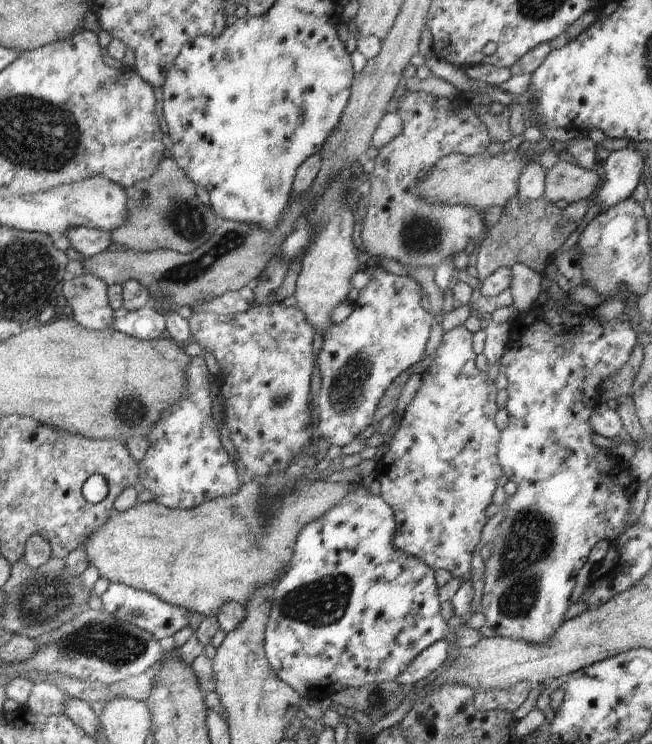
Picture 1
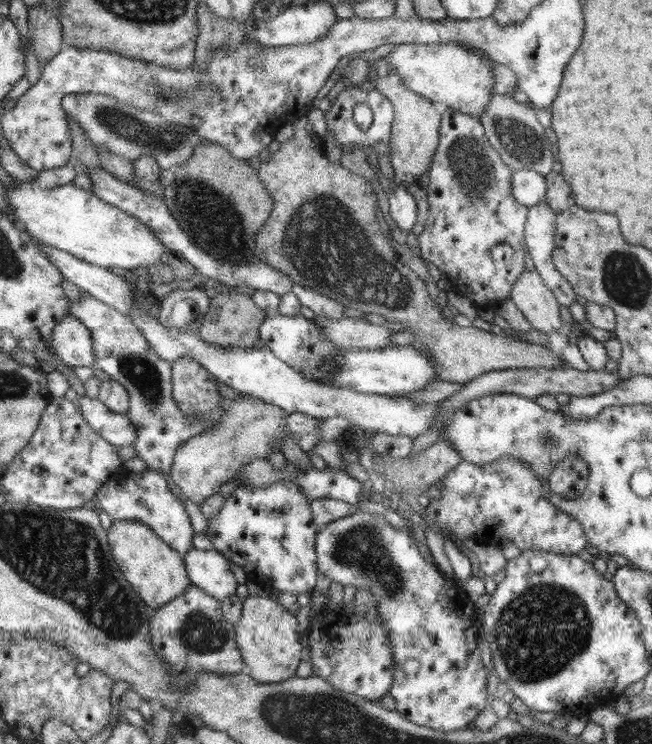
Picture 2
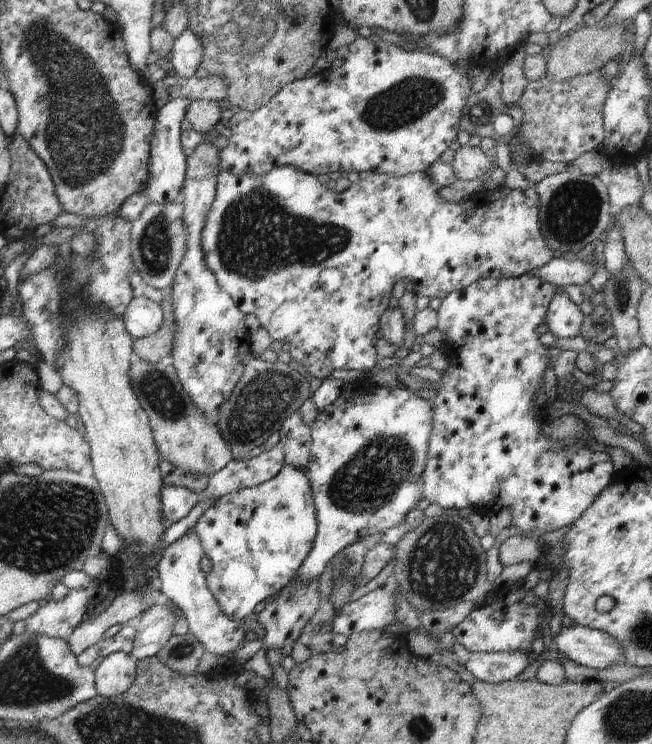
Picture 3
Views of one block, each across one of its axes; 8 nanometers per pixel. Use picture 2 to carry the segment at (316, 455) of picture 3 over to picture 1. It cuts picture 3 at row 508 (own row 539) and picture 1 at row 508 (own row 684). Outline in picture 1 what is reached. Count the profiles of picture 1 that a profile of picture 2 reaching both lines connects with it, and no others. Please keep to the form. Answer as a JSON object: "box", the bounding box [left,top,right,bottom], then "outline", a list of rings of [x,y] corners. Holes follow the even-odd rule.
{"box":[375,325,504,583],"outline":[[[464,325],[446,331],[442,343],[436,349],[434,362],[421,374],[421,385],[418,392],[402,411],[401,421],[398,423],[398,428],[389,442],[388,448],[390,450],[380,459],[375,470],[375,478],[380,483],[380,495],[386,501],[386,504],[391,506],[394,513],[396,530],[393,545],[406,554],[422,559],[423,563],[427,564],[433,571],[446,569],[448,572],[451,572],[453,578],[460,578],[462,583],[468,580],[471,582],[470,561],[472,560],[472,552],[474,552],[478,542],[481,541],[482,528],[484,528],[488,520],[486,518],[486,508],[493,502],[493,494],[498,487],[497,483],[504,476],[502,467],[497,459],[497,448],[501,431],[494,424],[494,416],[496,416],[496,412],[499,410],[495,399],[497,390],[493,380],[488,378],[487,372],[481,371],[476,366],[475,358],[477,355],[474,353],[474,349],[472,349],[472,341],[473,334]]]}

